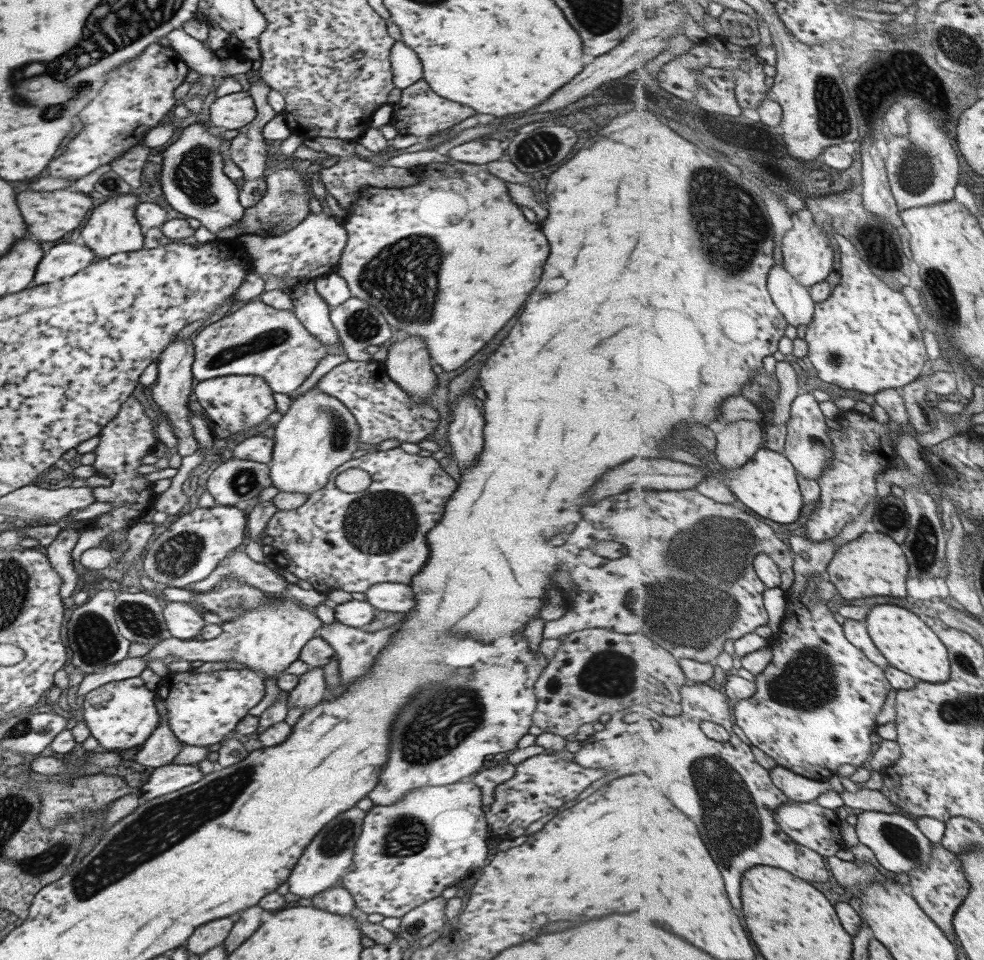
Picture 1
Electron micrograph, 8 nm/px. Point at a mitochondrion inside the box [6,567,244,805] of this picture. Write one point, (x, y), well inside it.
(95, 640)

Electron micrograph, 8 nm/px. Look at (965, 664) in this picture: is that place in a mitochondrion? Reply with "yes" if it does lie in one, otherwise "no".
yes

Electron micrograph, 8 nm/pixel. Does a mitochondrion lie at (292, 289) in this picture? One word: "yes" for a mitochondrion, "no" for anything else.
no

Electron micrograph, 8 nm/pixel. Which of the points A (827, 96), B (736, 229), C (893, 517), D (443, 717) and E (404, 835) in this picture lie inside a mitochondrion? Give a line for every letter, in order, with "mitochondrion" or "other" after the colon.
A: mitochondrion
B: mitochondrion
C: mitochondrion
D: mitochondrion
E: mitochondrion

